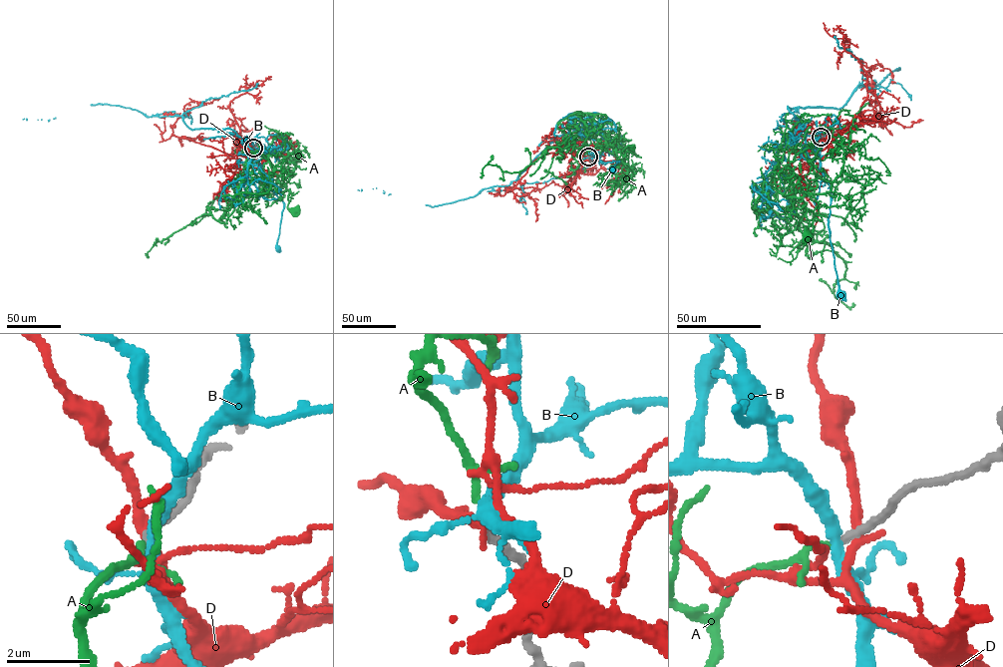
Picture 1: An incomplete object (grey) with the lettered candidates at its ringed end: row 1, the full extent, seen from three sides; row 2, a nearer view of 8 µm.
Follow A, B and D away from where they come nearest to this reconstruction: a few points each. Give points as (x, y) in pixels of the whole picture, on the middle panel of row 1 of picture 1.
A: (588, 157), (583, 154), (590, 142), (586, 135), (597, 148), (611, 147), (623, 157), (622, 151), (632, 147)
B: (588, 157), (598, 156), (601, 163), (618, 161), (613, 169)
D: (588, 157), (582, 161), (566, 152), (551, 153), (536, 159), (506, 191), (535, 187), (518, 201), (525, 203)

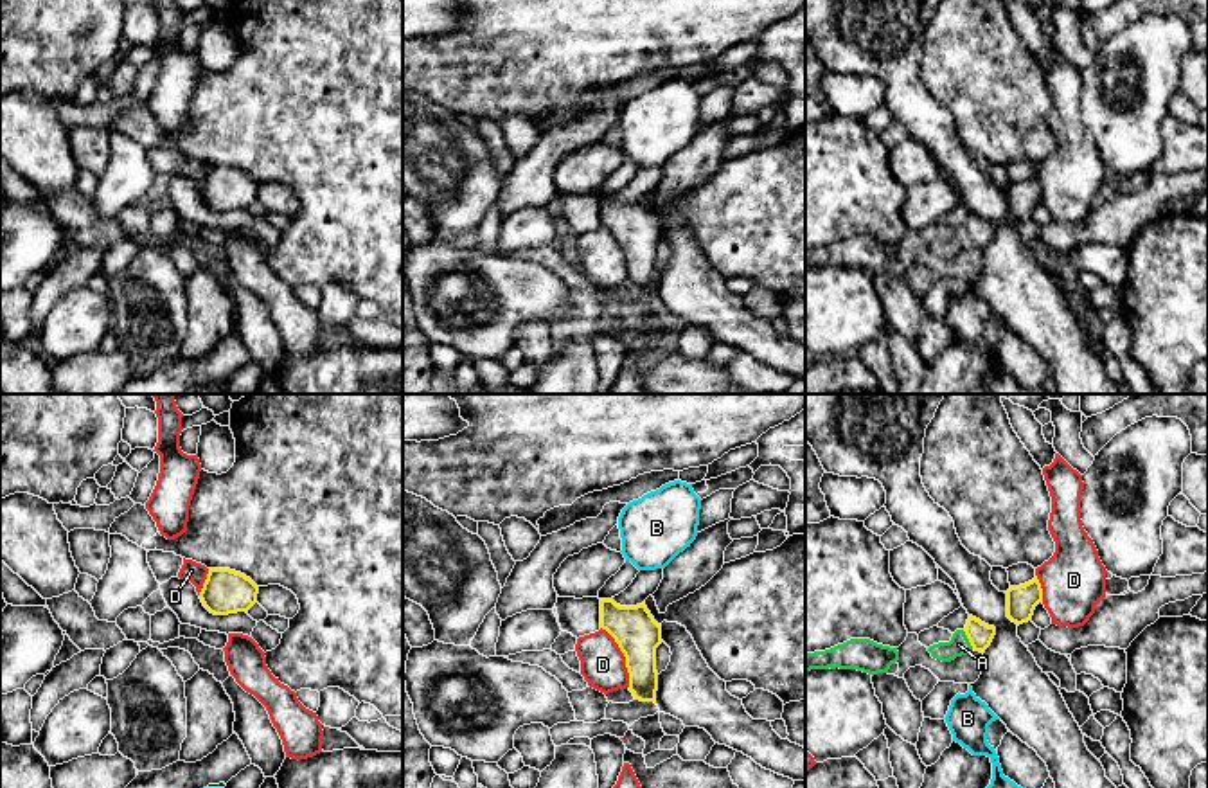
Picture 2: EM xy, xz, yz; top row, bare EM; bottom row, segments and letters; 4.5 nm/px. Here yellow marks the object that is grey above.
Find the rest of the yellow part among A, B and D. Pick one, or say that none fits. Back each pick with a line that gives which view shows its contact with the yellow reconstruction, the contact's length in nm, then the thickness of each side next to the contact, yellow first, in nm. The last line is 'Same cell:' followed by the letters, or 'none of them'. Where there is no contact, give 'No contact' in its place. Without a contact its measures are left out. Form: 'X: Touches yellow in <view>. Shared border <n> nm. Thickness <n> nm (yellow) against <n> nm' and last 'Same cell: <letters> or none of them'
A: Touches yellow in yz. Shared border 100 nm. Thickness 120 nm (yellow) against 90 nm
Same cell: A

